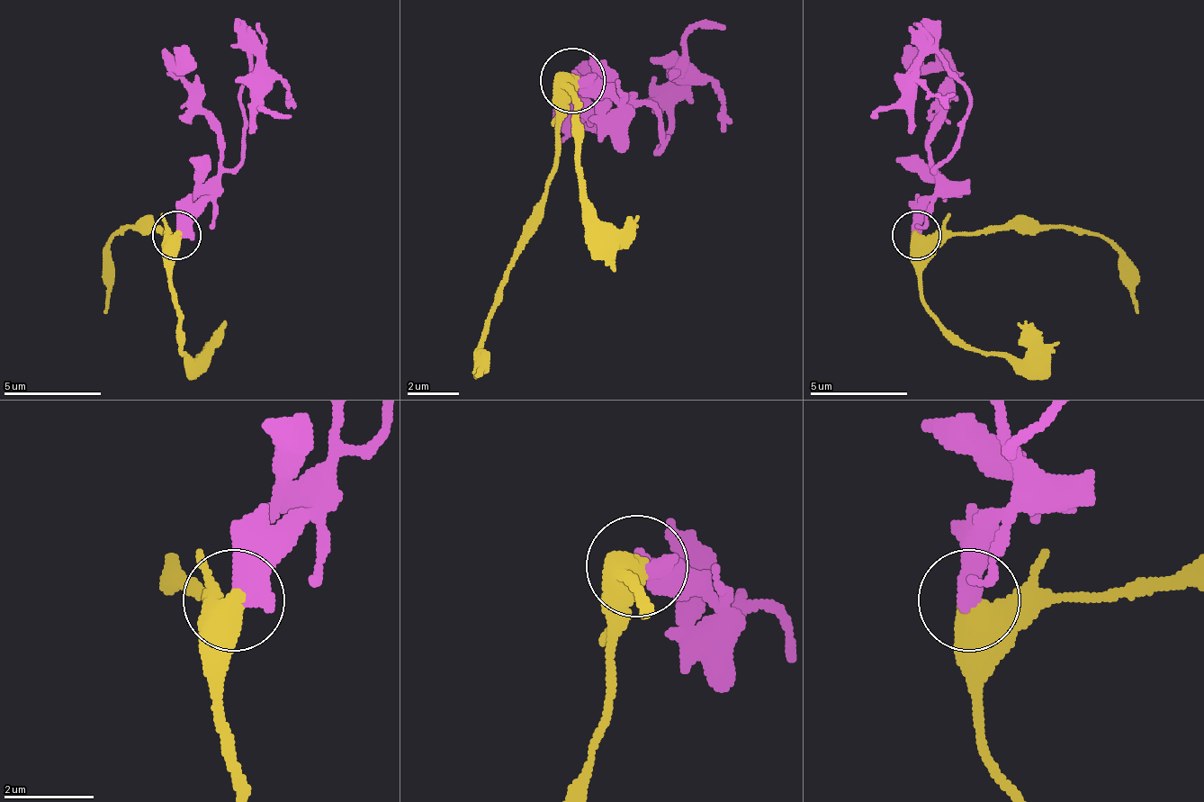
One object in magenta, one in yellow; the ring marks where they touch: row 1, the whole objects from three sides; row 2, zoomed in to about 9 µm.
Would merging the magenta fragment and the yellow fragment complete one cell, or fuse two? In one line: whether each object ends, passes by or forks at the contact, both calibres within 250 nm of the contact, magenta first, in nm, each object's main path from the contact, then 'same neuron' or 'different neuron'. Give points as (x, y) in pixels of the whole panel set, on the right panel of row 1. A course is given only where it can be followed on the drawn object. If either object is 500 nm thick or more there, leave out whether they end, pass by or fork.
550/650 nm | magenta via (917, 234), (917, 210), (937, 190), (971, 88), (927, 54), (893, 103), (874, 117) | yellow via (917, 234), (1019, 229), (1097, 234), (1117, 253), (1136, 311) | different neuron

